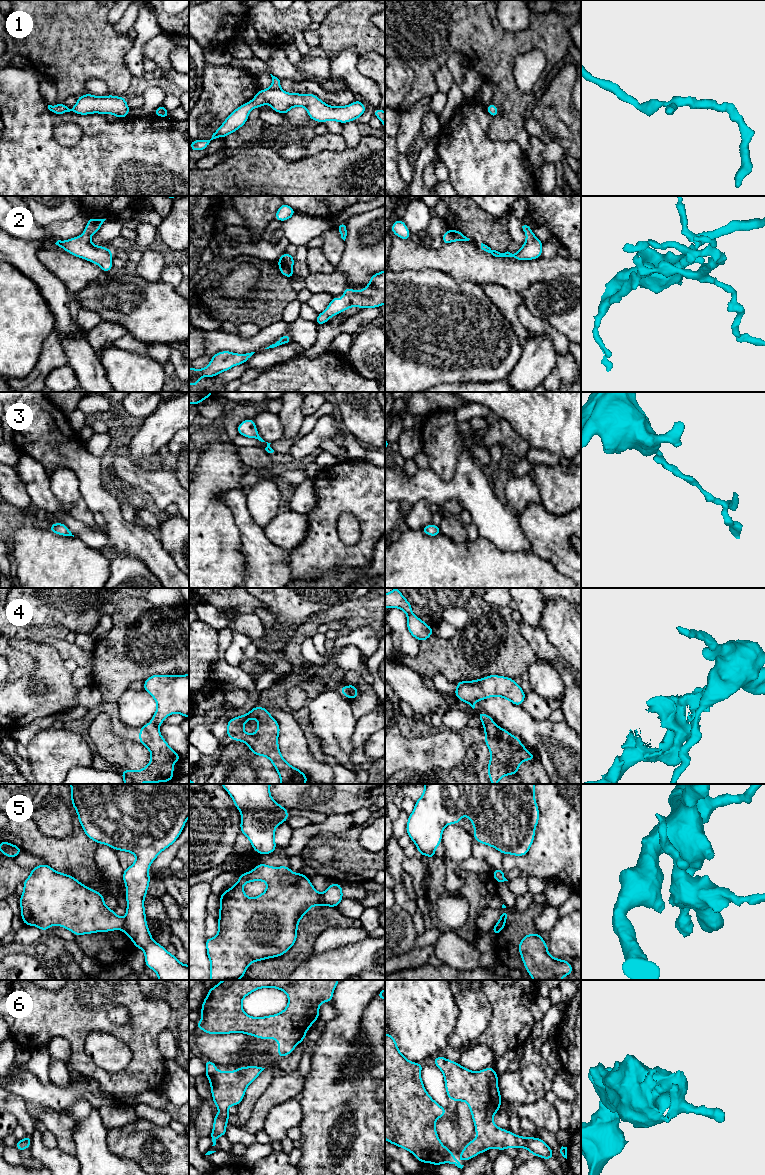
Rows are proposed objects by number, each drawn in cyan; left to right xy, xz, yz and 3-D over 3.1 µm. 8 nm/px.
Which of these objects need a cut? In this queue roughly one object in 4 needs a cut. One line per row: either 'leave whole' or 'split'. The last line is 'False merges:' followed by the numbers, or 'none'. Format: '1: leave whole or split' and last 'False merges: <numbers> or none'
1: leave whole
2: leave whole
3: leave whole
4: split
5: split
6: leave whole
False merges: 4, 5

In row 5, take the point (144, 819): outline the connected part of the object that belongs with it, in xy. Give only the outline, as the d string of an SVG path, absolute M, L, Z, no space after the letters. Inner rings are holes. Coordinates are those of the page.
M70 784L70 787L71 803L87 837L116 851L131 852L136 856L136 861L123 871L127 900L124 933L136 948L144 951L145 965L158 975L159 980L189 980L189 965L182 964L175 955L152 939L144 907L150 884L150 865L162 851L177 840L189 818L189 784Z

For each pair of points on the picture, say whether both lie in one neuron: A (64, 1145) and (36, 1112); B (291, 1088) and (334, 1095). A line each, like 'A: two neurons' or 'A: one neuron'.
A: one neuron
B: two neurons

